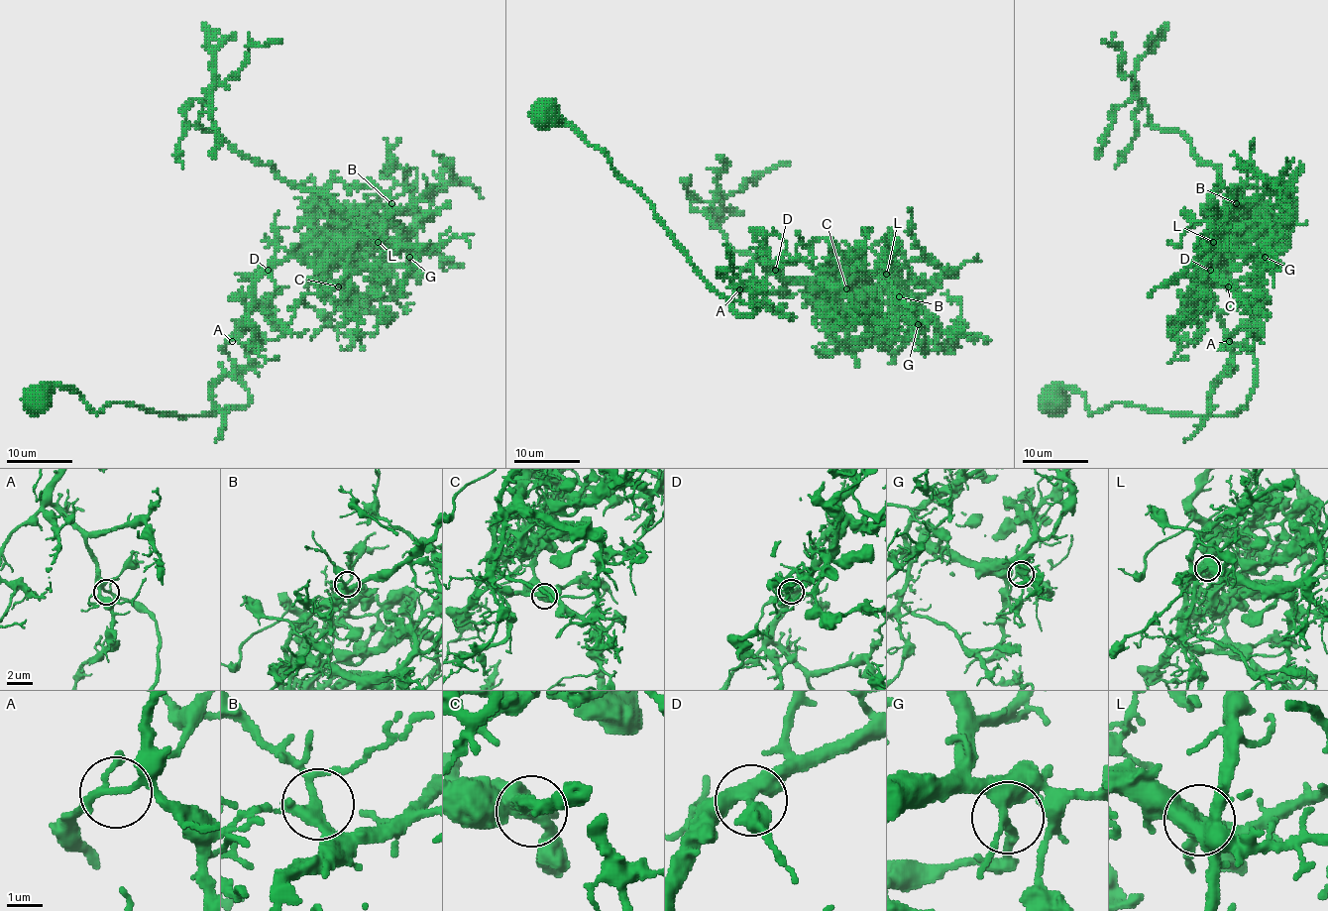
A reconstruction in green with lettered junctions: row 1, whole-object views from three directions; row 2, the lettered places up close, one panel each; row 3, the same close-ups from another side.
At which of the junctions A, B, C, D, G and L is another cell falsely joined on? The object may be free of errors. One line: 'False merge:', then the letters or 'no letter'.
False merge: no letter

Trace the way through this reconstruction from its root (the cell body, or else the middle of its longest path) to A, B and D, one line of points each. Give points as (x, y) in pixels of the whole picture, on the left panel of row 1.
A: (37, 403), (71, 387), (96, 413), (111, 403), (181, 416), (240, 408), (250, 395), (225, 352), (231, 341)
B: (37, 403), (71, 387), (96, 413), (245, 406), (225, 346), (251, 284), (391, 203)
D: (37, 403), (71, 387), (96, 413), (111, 403), (181, 416), (245, 406), (250, 395), (225, 346), (268, 270)

